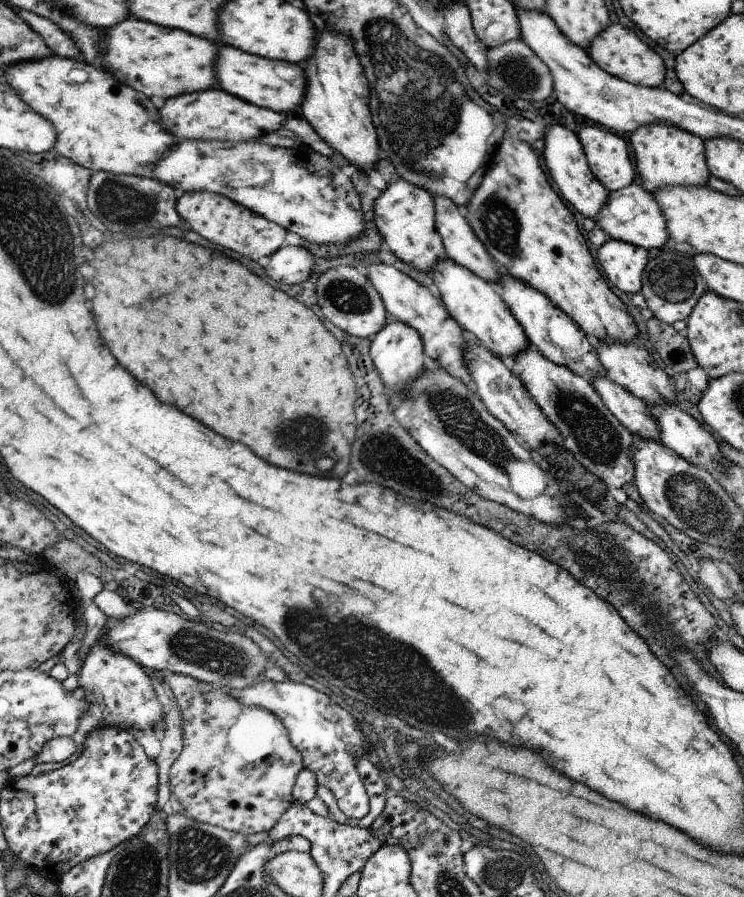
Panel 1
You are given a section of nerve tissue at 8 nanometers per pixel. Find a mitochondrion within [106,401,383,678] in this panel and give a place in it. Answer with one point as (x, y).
(295, 435)

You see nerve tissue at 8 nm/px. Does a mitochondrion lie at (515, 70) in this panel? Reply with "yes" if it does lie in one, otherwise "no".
yes

